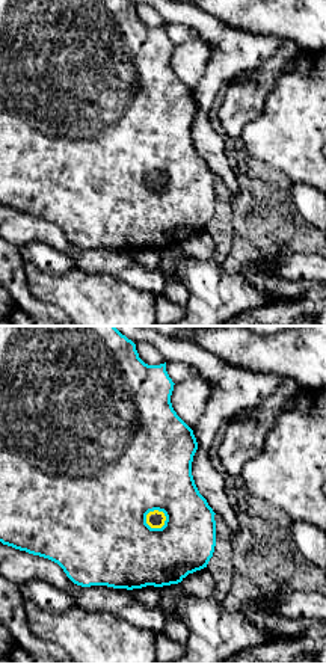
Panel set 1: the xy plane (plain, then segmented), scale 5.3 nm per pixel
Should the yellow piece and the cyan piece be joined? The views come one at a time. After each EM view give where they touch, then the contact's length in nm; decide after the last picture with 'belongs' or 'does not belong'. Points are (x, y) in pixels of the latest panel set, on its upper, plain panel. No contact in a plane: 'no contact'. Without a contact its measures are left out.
contact (157, 172); length 120 nm

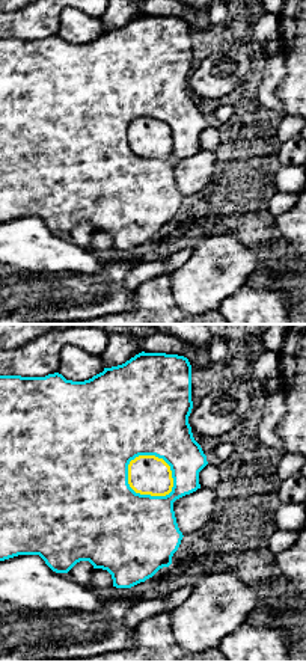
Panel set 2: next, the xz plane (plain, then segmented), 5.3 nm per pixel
contact (139, 154); length 280 nm

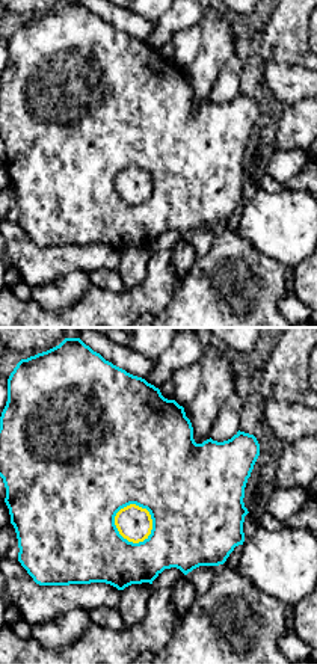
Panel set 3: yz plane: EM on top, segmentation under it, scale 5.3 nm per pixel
contact (127, 201); length 220 nm

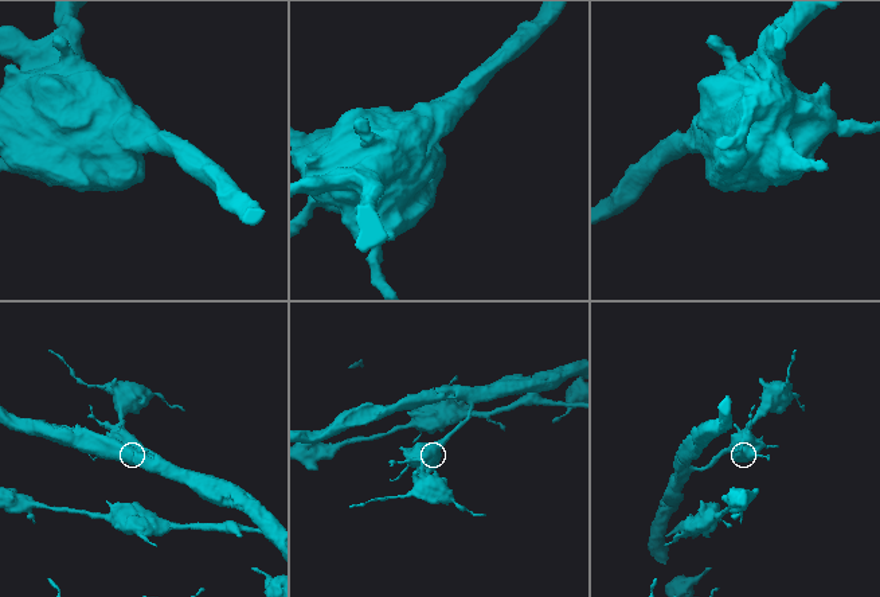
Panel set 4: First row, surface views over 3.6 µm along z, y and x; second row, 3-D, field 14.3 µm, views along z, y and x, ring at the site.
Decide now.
does not belong

